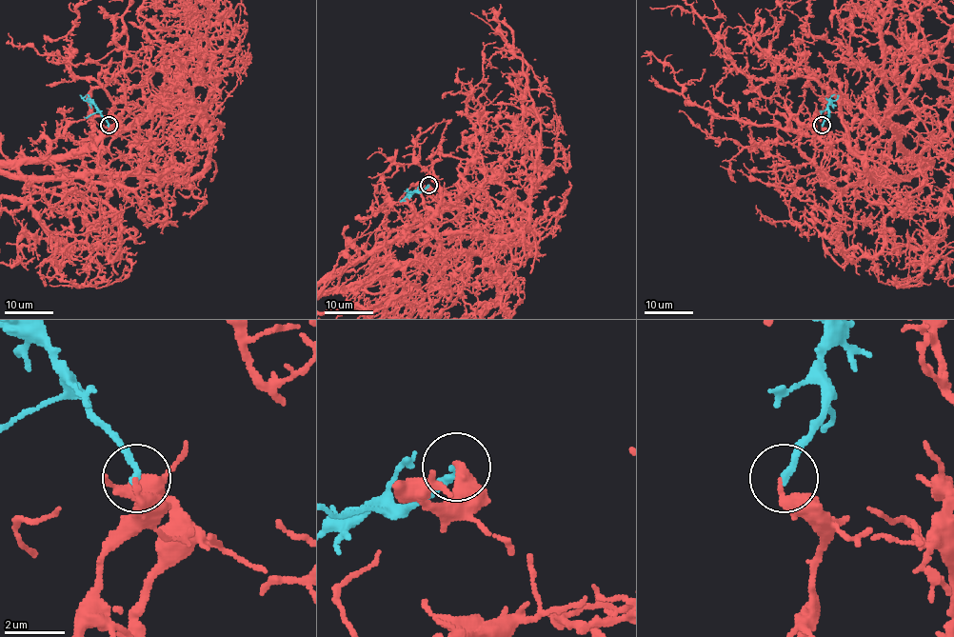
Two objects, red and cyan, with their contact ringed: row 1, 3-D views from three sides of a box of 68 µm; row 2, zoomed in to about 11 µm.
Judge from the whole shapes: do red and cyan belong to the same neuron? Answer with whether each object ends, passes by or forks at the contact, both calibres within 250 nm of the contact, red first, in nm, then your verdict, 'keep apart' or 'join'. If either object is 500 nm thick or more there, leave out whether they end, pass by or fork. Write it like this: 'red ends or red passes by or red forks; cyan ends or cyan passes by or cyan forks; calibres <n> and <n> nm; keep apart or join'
red ends; cyan ends; calibres 240 and 240 nm; join

